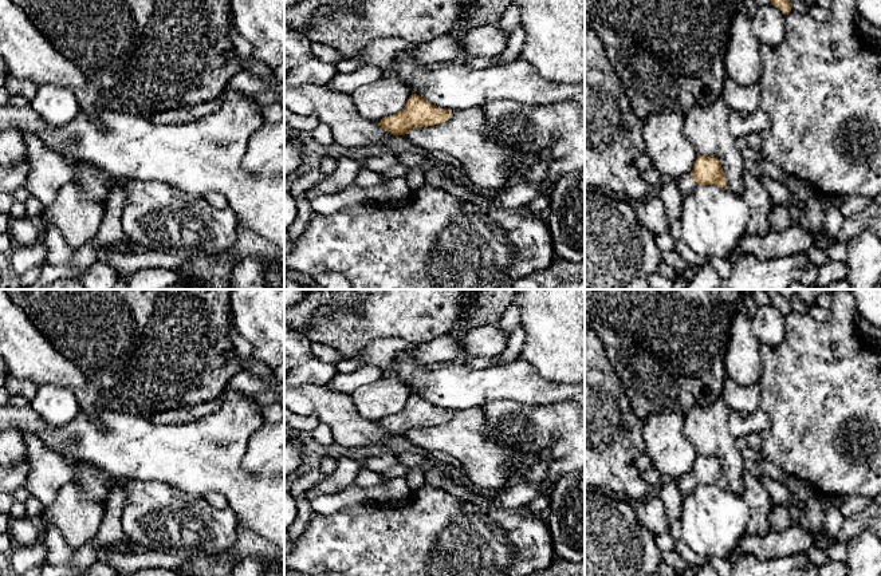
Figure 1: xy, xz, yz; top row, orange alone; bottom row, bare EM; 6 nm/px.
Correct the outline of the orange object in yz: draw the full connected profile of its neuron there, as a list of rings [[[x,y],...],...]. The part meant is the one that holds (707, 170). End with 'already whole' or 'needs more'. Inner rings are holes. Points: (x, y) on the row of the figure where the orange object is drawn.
[[[699,155],[693,170],[676,179],[681,198],[689,194],[697,185],[715,185],[727,189],[727,178],[717,157]]] | needs more

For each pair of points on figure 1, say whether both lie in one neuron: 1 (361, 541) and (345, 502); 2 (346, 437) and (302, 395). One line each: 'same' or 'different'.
1: different
2: same

